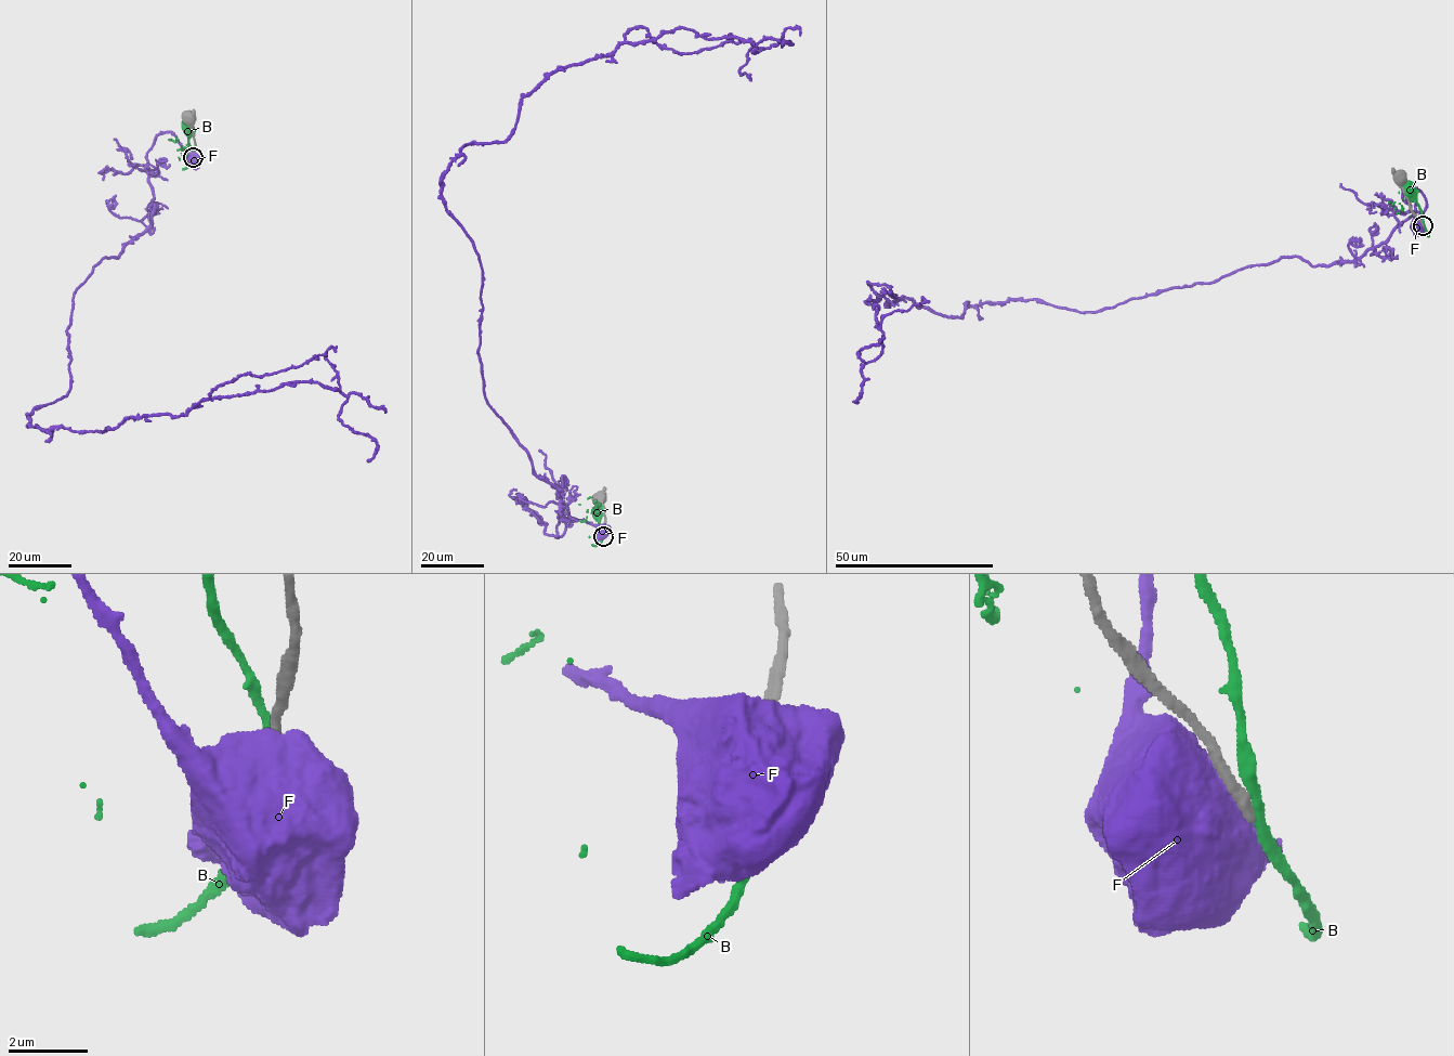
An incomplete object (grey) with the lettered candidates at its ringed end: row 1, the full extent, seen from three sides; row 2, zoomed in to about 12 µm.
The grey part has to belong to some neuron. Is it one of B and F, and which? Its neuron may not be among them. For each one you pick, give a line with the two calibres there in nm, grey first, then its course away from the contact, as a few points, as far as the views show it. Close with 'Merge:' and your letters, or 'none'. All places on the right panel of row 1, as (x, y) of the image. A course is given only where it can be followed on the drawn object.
Merge: none

